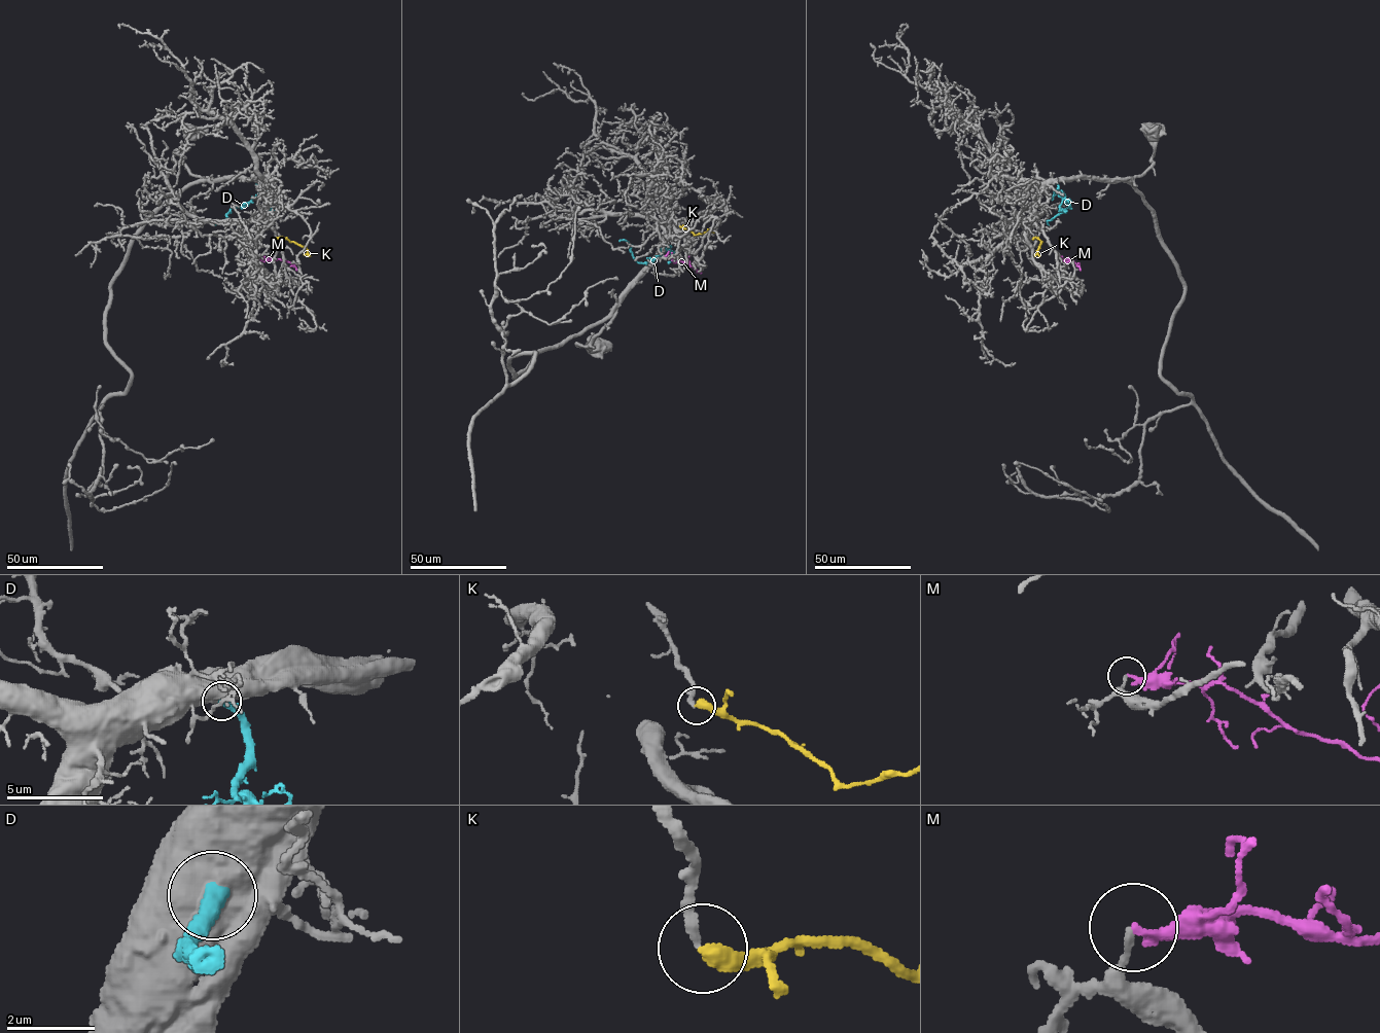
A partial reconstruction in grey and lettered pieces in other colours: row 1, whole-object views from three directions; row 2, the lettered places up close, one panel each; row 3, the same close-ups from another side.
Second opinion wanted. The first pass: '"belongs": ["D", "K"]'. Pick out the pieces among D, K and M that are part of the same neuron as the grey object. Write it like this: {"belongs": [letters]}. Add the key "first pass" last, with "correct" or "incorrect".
{"belongs": ["D", "K"], "first pass": "correct"}

